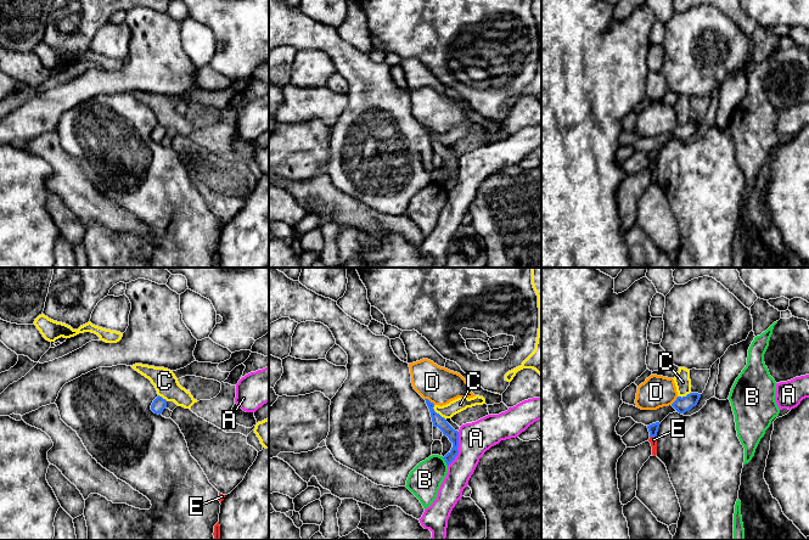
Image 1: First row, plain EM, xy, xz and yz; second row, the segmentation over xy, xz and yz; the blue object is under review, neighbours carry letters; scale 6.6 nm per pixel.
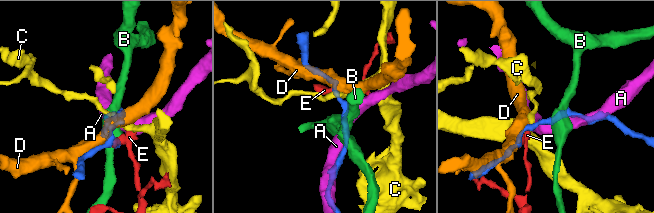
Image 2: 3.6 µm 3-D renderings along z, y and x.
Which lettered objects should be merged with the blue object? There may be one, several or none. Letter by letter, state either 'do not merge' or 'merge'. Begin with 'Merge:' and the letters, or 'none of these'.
Merge: none of these
A: do not merge
B: do not merge
C: do not merge
D: do not merge
E: do not merge

